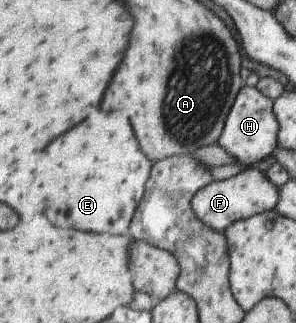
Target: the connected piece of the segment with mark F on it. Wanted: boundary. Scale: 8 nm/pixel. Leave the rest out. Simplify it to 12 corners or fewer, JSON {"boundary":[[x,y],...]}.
{"boundary":[[255,166],[190,200],[219,233],[273,209],[278,187]]}

